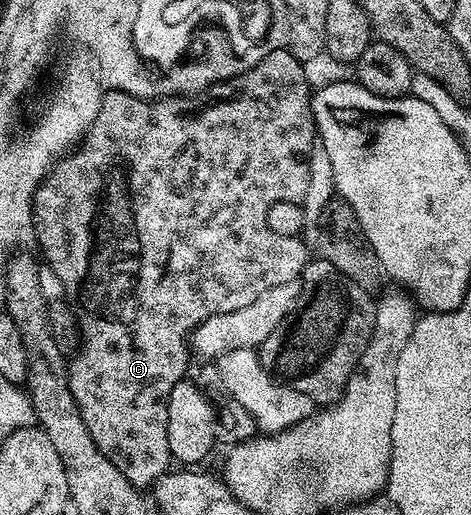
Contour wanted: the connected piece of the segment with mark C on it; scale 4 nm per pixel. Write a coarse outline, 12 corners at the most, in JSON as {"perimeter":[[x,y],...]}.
{"perimeter":[[286,47],[108,92],[35,200],[103,200],[69,390],[139,490],[191,333],[290,280],[317,142]]}

